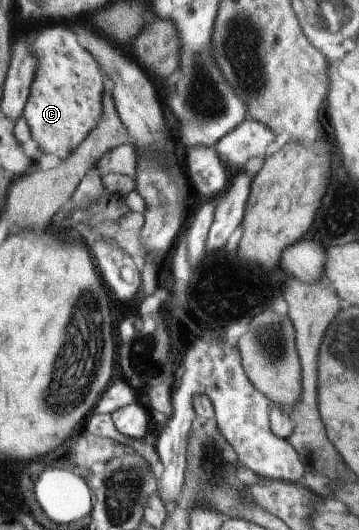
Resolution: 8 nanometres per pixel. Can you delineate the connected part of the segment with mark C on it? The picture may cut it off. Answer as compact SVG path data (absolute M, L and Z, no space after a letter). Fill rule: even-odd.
M51 22L39 26L30 49L38 65L24 107L24 119L40 151L66 159L100 121L107 77L97 59L62 24Z

